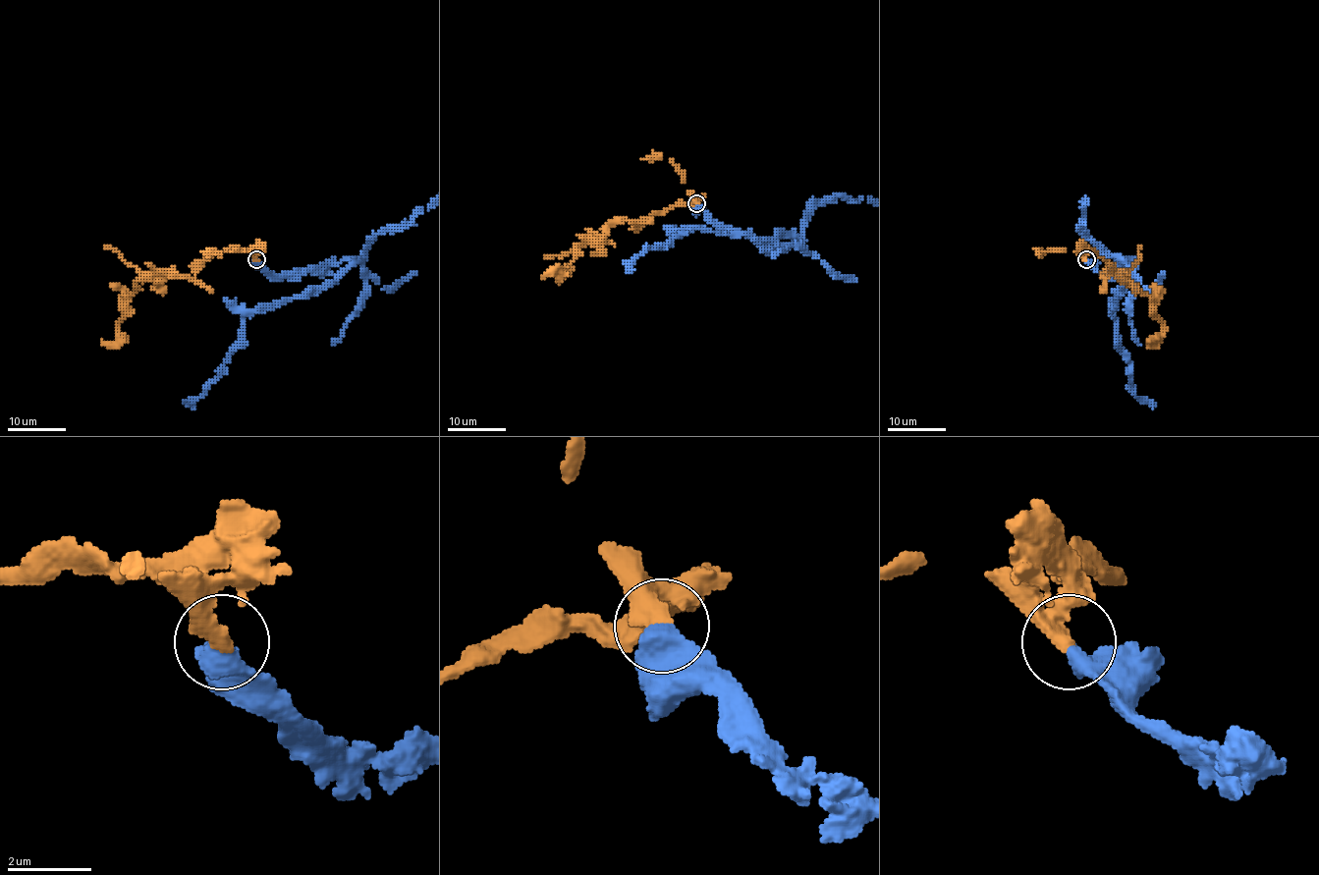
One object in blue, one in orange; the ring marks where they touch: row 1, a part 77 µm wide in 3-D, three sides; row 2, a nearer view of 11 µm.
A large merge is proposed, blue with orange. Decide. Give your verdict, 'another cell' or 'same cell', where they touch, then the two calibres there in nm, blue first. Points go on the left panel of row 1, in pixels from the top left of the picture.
same cell | (256, 259) | 600/460 nm

